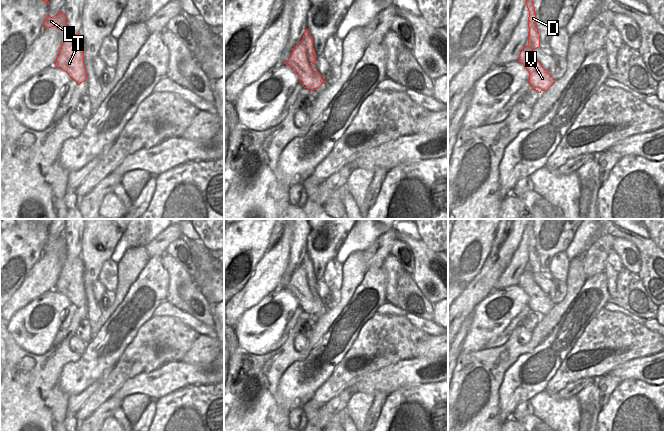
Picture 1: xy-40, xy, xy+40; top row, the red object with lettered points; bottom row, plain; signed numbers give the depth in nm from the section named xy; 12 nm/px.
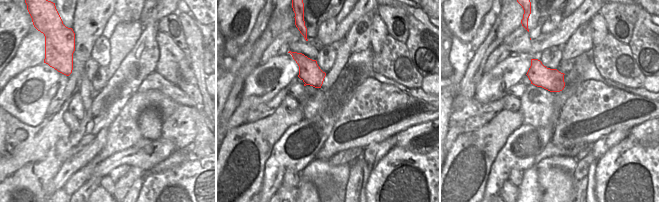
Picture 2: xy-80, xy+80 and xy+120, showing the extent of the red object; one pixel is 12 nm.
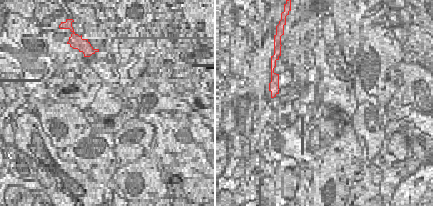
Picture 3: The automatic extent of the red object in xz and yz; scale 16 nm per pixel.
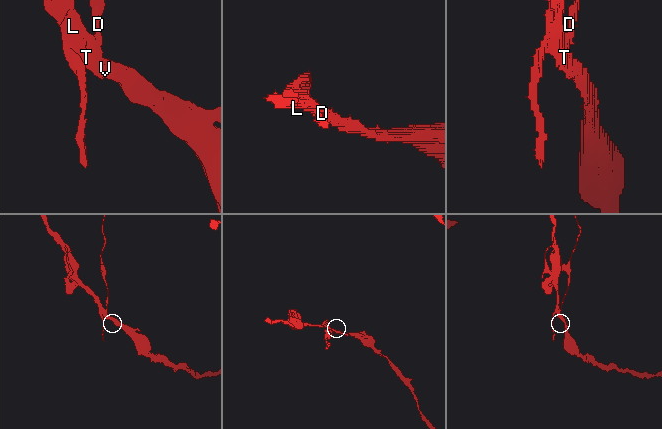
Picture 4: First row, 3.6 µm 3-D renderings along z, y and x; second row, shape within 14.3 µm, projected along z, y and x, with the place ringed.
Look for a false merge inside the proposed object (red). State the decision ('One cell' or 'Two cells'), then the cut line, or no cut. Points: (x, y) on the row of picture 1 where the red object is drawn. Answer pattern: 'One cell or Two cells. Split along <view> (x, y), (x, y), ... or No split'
Two cells. Split along xy (303, 39), (308, 58), (314, 63).

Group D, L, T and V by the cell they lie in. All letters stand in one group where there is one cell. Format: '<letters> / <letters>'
D / L T V

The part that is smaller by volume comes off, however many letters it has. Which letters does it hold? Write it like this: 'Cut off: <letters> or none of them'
Cut off: D

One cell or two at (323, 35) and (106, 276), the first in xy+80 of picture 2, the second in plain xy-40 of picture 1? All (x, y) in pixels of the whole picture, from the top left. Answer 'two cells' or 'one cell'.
one cell

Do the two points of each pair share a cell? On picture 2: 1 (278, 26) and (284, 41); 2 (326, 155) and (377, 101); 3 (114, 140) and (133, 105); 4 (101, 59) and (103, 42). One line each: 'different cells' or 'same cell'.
1: different cells
2: same cell
3: same cell
4: same cell

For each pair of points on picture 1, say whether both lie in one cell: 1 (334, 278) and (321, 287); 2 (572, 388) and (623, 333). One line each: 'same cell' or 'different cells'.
1: different cells
2: different cells

